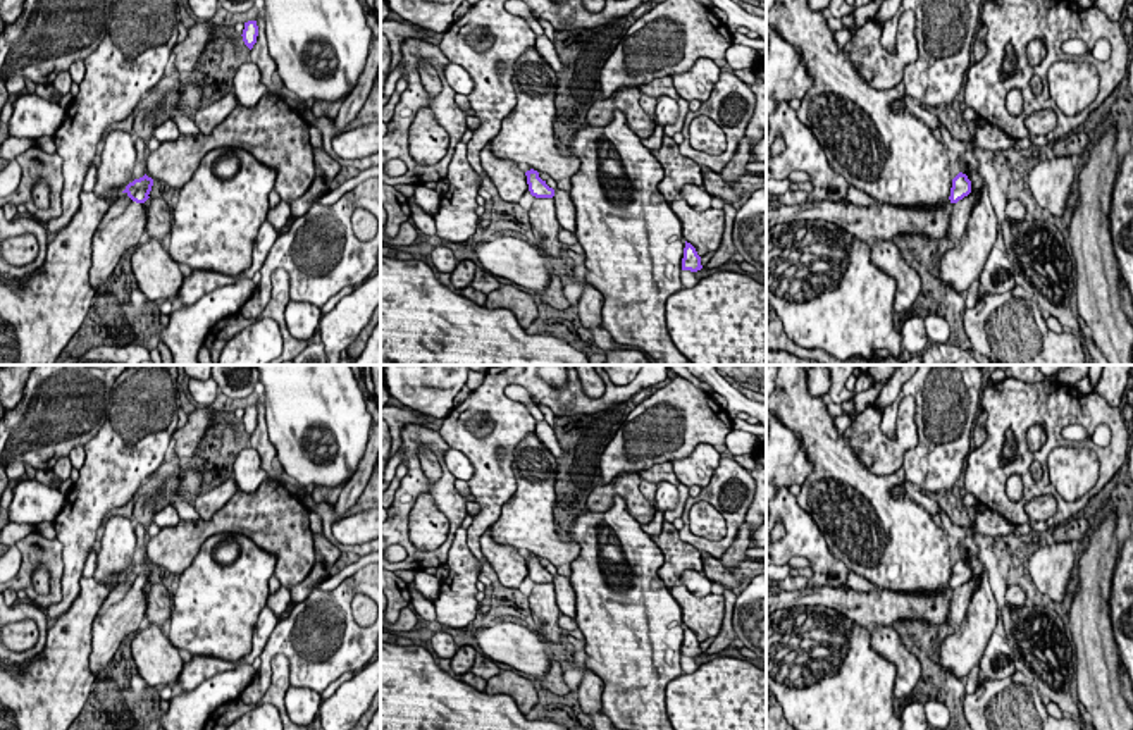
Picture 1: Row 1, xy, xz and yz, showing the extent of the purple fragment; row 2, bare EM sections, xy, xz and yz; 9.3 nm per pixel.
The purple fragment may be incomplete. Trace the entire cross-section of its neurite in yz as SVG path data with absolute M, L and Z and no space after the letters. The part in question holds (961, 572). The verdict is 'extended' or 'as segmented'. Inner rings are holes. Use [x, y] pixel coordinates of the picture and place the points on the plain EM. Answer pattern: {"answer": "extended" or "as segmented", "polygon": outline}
{"answer": "extended", "polygon": "M959 558L952 565L949 582L952 589L952 597L945 625L949 625L952 630L957 628L964 620L976 584L978 580L971 577L971 566L968 565L966 560Z"}

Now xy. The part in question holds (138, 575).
{"answer": "extended", "polygon": "M146 560L119 575L91 628L90 668L98 677L115 656L121 642L145 625L146 591L153 565Z"}

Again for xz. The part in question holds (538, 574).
{"answer": "extended", "polygon": "M530 554L525 558L530 580L536 584L529 596L529 608L536 634L541 640L551 644L556 651L563 647L563 637L560 635L558 618L560 608L554 594L554 575L539 563L539 558Z"}

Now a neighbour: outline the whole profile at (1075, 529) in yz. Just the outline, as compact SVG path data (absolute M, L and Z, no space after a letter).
M1085 515L1071 518L1064 525L1059 525L1052 530L1054 542L1073 542L1078 541L1080 544L1087 542L1087 535L1090 532L1090 525Z

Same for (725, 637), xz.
M725 591L721 596L725 599L725 615L723 615L721 630L715 637L715 640L708 647L708 651L703 653L703 654L718 654L720 651L732 646L732 642L735 639L735 632L734 632L734 625L732 625L732 615L734 615L734 606L735 606L737 594L734 594L732 591Z

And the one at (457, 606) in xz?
M460 527L448 553L449 575L441 580L439 597L434 601L437 622L453 628L465 628L479 620L477 582L480 565L468 549L467 529Z

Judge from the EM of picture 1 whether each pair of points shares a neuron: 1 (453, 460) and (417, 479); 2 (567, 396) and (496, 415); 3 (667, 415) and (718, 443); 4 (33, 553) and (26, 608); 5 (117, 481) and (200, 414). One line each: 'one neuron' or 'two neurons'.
1: two neurons
2: one neuron
3: one neuron
4: two neurons
5: two neurons

